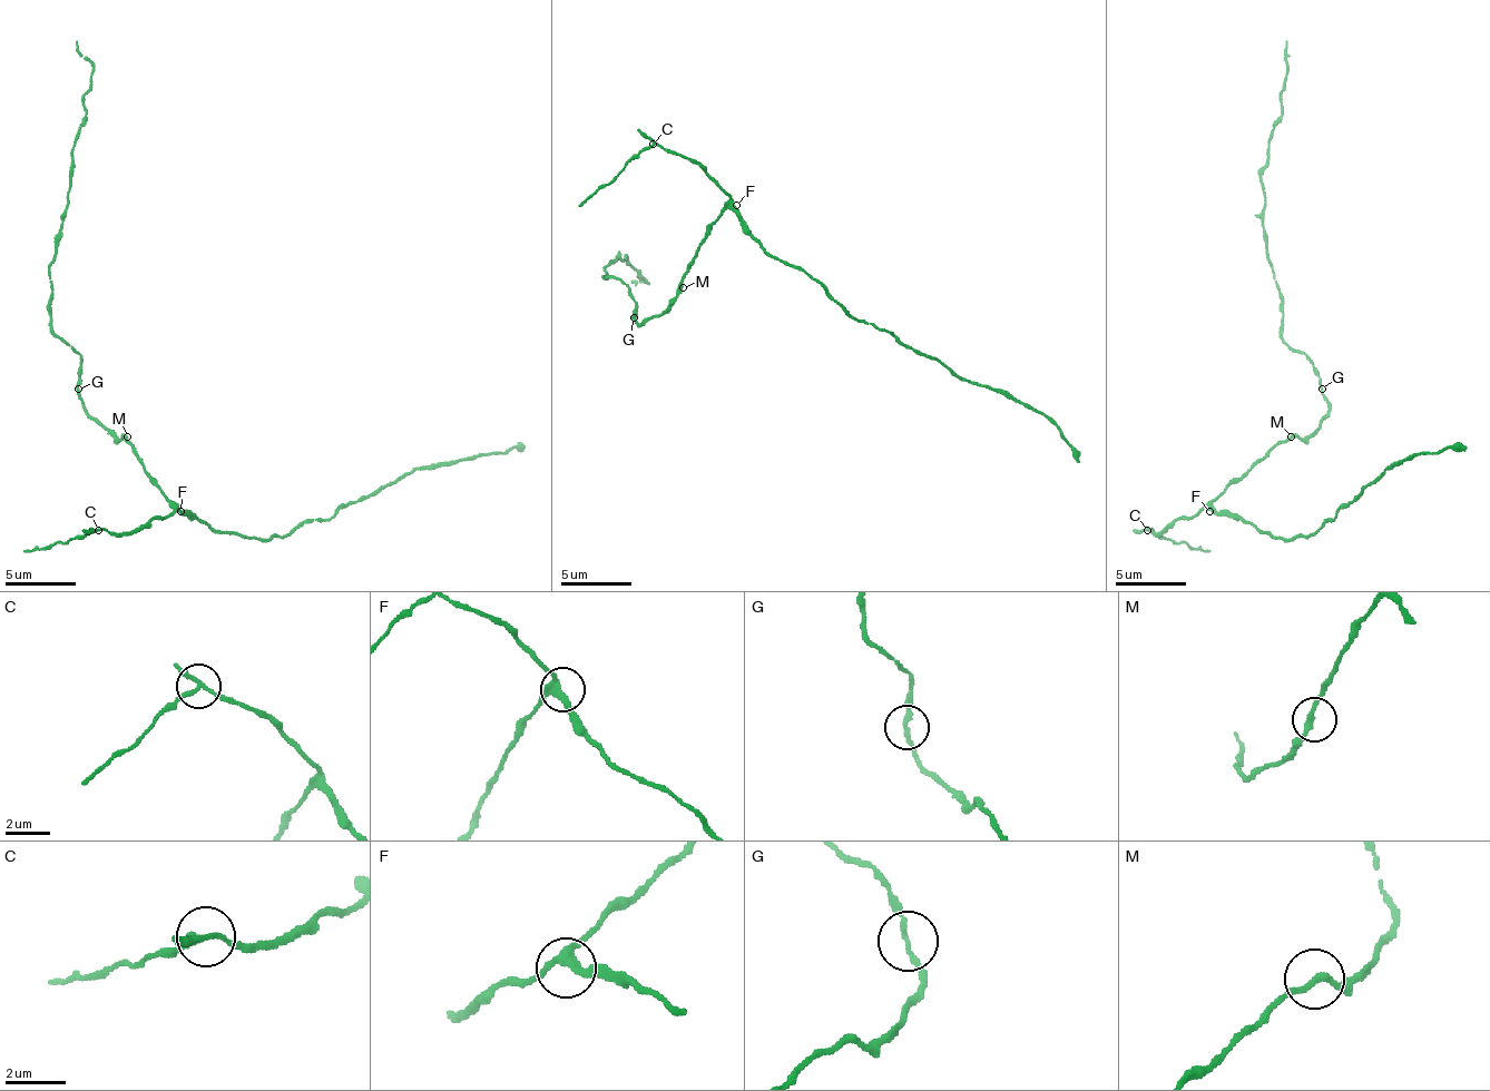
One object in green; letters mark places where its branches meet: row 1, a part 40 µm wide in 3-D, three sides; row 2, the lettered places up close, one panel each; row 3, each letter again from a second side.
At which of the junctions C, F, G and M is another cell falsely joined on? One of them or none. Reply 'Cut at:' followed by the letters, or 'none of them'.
Cut at: C

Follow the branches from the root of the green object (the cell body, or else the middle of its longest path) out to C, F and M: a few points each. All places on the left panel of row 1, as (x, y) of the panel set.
C: (145, 464), (145, 472), (174, 508), (163, 518), (153, 518), (141, 529), (130, 532), (99, 529)
F: (145, 464), (148, 479), (180, 511)
M: (145, 464), (127, 443), (127, 436)

